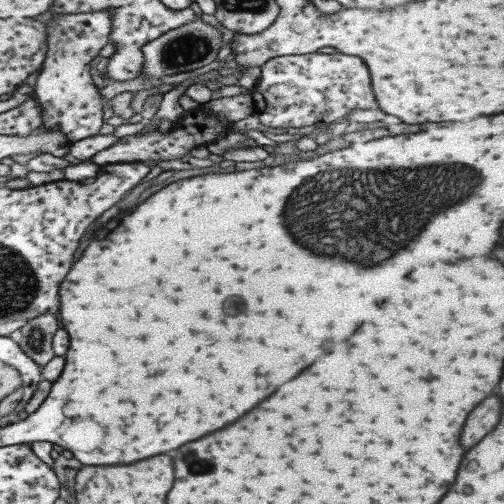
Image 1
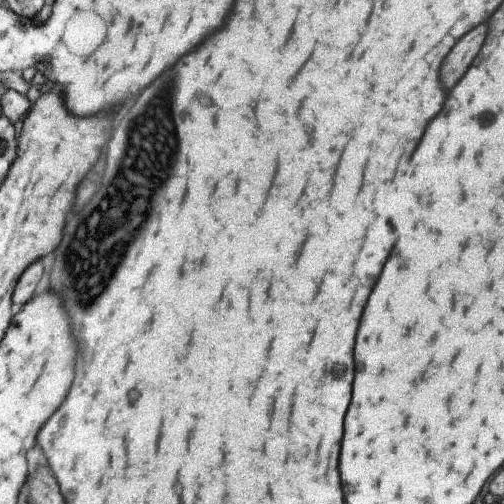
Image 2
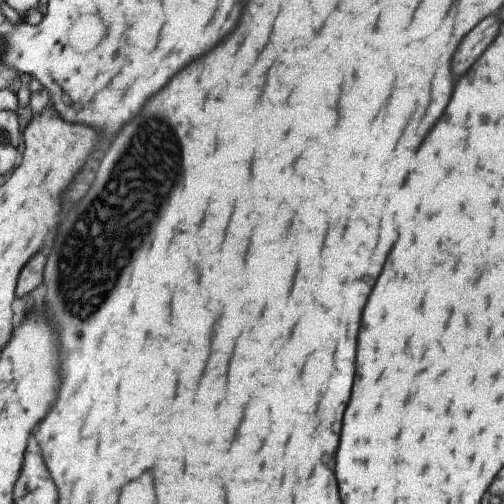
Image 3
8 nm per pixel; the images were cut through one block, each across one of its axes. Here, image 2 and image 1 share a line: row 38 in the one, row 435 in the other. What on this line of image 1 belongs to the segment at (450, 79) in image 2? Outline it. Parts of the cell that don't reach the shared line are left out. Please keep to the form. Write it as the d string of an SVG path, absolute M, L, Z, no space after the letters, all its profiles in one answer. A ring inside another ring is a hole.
M491 396L491 398L485 398L483 402L479 402L479 406L475 406L475 410L471 410L471 414L465 418L465 424L461 428L461 434L459 434L459 444L467 450L471 448L473 444L477 444L483 434L487 434L497 418L499 418L499 398L497 396Z

